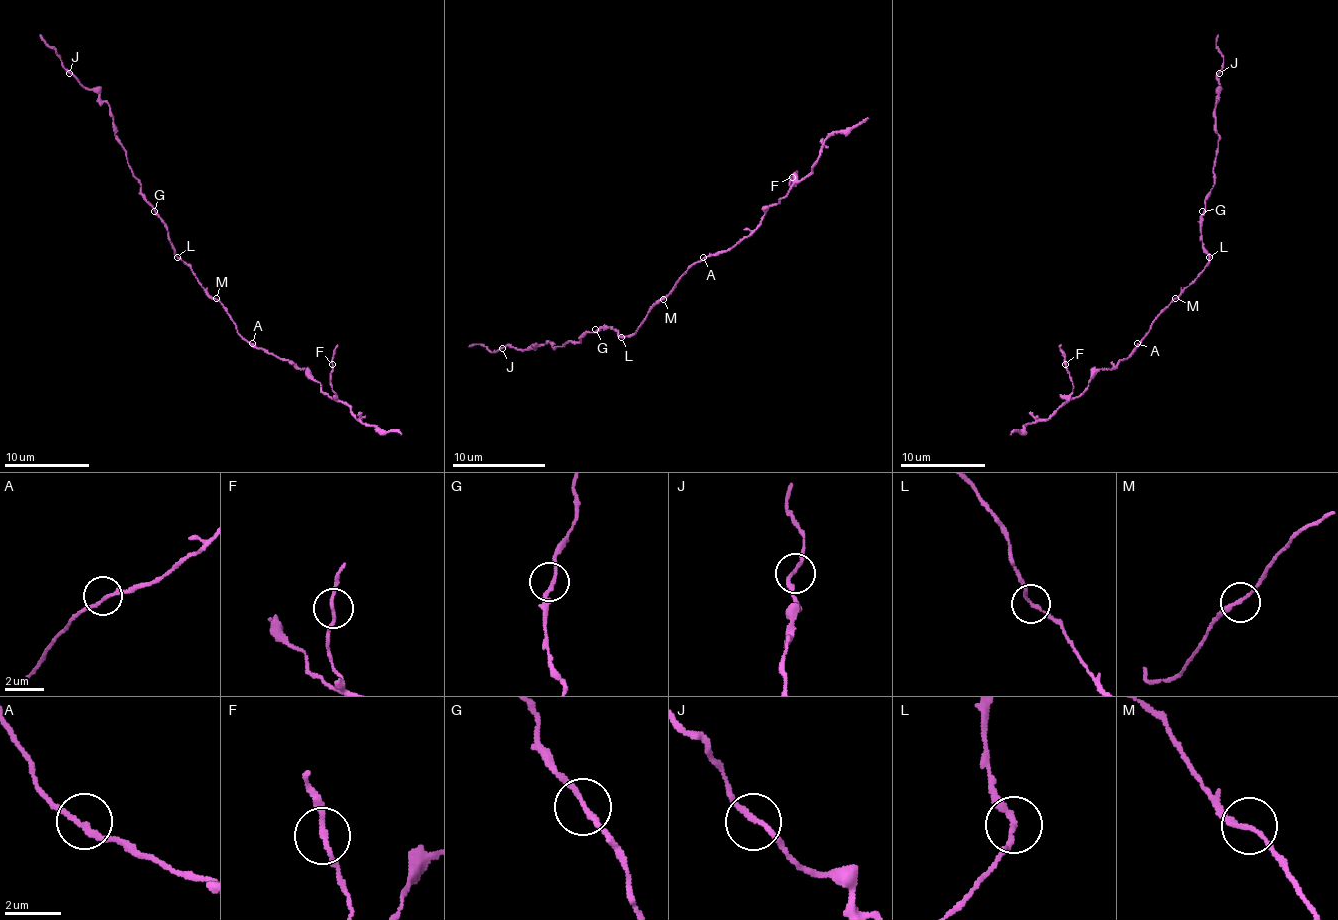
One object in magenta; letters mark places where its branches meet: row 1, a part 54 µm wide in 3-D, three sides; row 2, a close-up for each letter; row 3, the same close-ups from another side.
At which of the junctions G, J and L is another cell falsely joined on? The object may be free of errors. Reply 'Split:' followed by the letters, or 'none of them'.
Split: none of them

